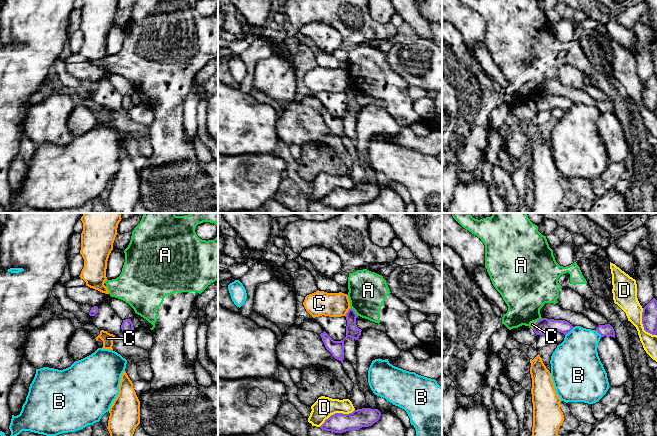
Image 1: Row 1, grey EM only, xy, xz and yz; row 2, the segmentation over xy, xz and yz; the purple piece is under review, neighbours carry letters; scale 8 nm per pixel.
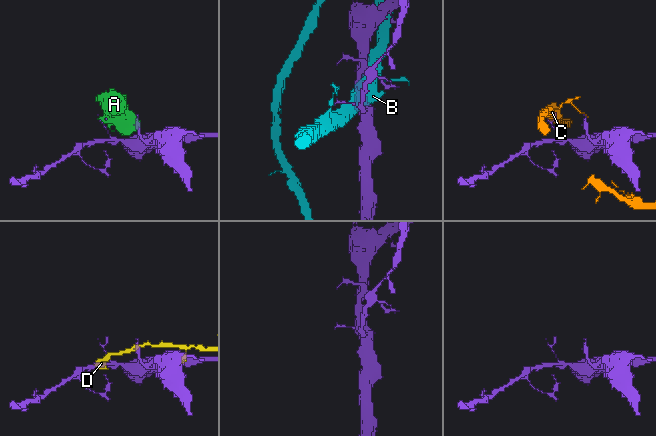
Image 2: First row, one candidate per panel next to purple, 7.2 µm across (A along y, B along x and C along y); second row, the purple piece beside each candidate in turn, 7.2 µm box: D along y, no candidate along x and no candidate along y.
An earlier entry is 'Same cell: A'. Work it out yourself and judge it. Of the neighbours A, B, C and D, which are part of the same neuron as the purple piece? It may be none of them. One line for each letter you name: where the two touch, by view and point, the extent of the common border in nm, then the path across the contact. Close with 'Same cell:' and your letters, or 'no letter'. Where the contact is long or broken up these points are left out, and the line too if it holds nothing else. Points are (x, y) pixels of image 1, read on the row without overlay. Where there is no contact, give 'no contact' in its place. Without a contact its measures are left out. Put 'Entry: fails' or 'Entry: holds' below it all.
Same cell: no letter
Entry: fails

